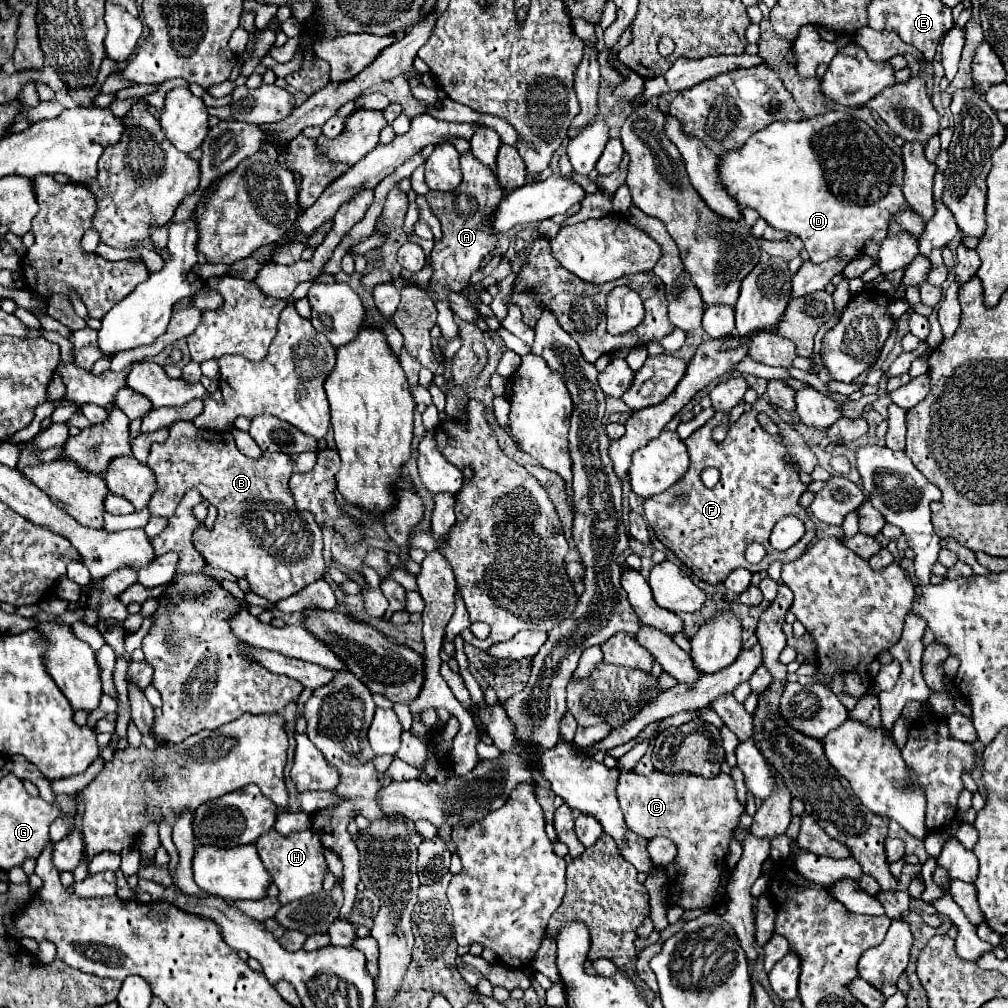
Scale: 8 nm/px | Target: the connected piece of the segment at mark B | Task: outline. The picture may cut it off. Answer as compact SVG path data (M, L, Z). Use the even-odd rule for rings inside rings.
M179 420L169 428L165 442L151 446L147 464L157 478L157 490L151 496L149 512L151 516L169 520L185 492L191 488L199 490L219 514L211 532L205 528L197 530L193 546L209 566L245 578L251 592L269 602L277 602L317 582L325 574L321 528L311 512L303 514L295 508L289 490L289 478L295 472L311 470L315 460L315 452L303 452L299 456L263 452L259 460L251 460L235 448L231 432L207 432L195 428L193 422ZM283 552L289 552L293 562L285 558Z

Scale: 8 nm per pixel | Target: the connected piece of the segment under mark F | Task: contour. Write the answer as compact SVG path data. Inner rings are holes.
M759 398L753 408L745 412L735 424L729 424L723 442L715 442L711 438L713 428L721 424L727 424L727 414L715 412L715 416L705 426L695 430L685 440L691 460L685 476L665 492L645 500L645 520L651 524L659 542L665 544L699 580L707 584L725 582L735 568L759 572L767 570L773 560L791 562L807 550L815 534L809 512L799 506L799 498L807 490L807 486L801 484L799 474L813 472L817 466L817 456L807 448L797 430L783 422L775 408L771 408L771 404L763 398ZM761 412L771 416L771 420L779 426L779 434L767 434L759 426L757 414ZM787 460L793 460L795 466ZM709 466L721 472L721 480L711 490L701 482L701 472ZM677 494L687 494L685 506L677 504ZM783 516L801 518L805 522L805 536L789 550L779 552L769 544L769 536L773 526ZM753 542L759 542L767 550L759 564L749 564L745 560L745 550Z

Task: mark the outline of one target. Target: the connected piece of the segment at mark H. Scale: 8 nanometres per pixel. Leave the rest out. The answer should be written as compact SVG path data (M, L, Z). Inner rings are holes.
M271 830L267 832L267 836L261 836L255 846L263 866L267 866L269 876L273 876L279 888L277 898L281 904L289 904L293 900L301 900L303 896L317 894L323 888L327 860L323 856L323 846L319 844L319 836L315 836L315 832L305 830L305 832L293 832L289 836L281 836L279 832Z

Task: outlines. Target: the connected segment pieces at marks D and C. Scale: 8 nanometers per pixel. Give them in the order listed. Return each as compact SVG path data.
M827 112L827 114L821 114L821 116L815 116L815 118L809 118L809 120L801 120L801 122L773 122L769 124L767 128L763 128L761 132L753 134L747 144L741 148L741 150L733 150L733 152L727 152L721 162L719 162L719 176L721 176L721 182L725 184L725 188L729 190L729 194L739 202L741 208L749 206L749 208L755 208L763 220L767 220L775 230L785 230L789 234L795 234L803 240L805 244L805 250L809 252L811 256L811 262L813 264L821 264L825 260L831 260L831 258L837 258L837 260L843 260L843 262L853 262L865 248L865 244L881 230L881 228L889 228L891 220L909 208L905 196L903 196L903 160L899 154L895 154L877 134L873 128L869 128L863 120L855 120L851 114L847 112Z
M653 770L649 776L625 772L619 776L617 798L631 832L643 838L665 836L677 846L675 860L667 866L661 866L669 882L673 886L679 886L679 900L675 904L679 904L683 910L695 910L695 908L713 908L725 900L725 888L729 878L727 866L725 866L727 844L743 812L743 806L739 804L735 794L735 780L729 774L719 772L719 776L713 776L711 780L707 780L705 776L691 776L689 772L679 772L679 776L671 776L659 770Z

